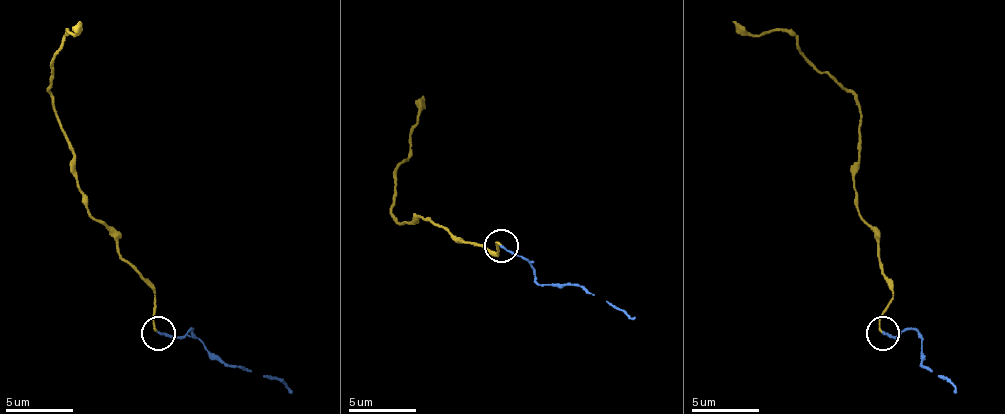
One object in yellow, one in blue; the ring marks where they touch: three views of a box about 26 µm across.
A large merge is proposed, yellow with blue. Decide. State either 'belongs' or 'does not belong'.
belongs

